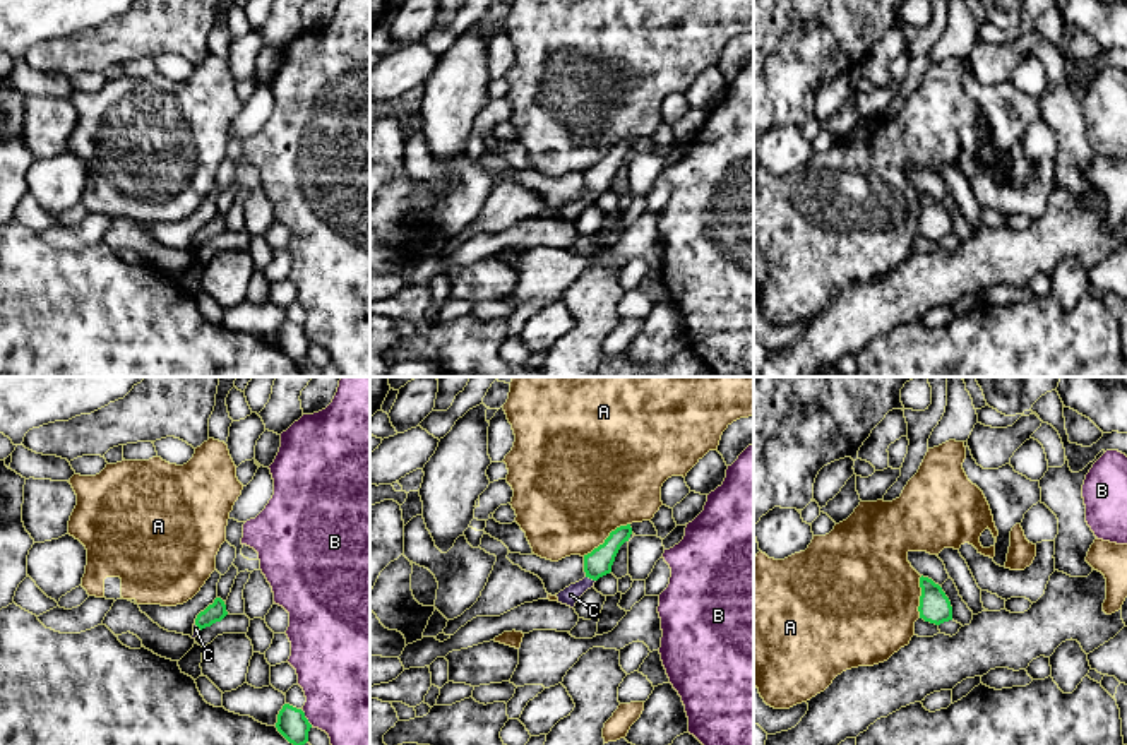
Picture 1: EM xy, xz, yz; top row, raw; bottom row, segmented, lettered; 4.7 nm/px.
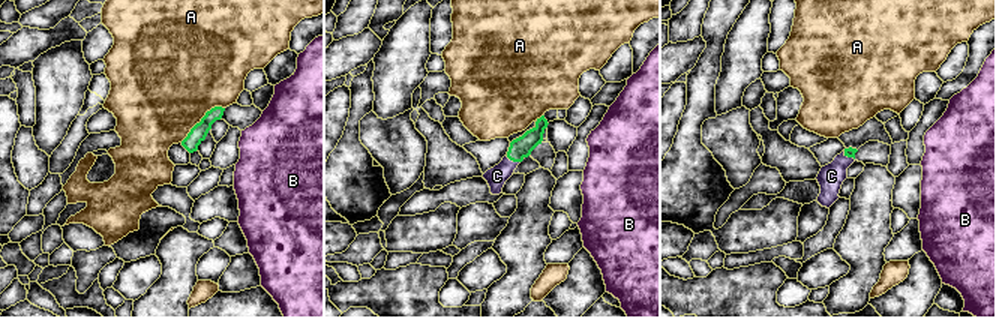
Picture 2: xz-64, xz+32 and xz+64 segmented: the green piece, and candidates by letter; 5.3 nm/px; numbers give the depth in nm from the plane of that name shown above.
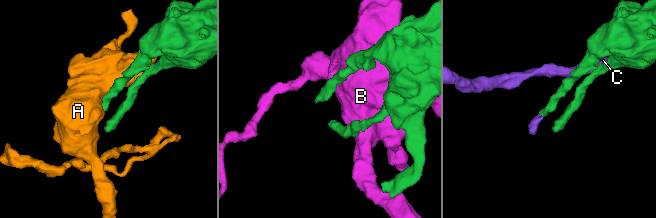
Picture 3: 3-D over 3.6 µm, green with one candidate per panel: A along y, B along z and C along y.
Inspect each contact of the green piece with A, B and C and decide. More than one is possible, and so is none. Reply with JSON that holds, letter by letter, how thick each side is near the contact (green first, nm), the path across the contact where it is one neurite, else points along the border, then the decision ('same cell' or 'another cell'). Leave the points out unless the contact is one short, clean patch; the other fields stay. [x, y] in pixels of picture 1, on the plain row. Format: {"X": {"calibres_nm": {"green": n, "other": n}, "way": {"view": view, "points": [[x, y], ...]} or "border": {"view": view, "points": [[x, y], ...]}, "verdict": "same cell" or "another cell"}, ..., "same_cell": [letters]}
{"A": {"calibres_nm": {"green": 130, "other": 500}, "verdict": "another cell"}, "B": {"calibres_nm": {"green": 140, "other": 440}, "verdict": "another cell"}, "C": {"calibres_nm": {"green": 130, "other": 90}, "verdict": "same cell"}, "same_cell": ["C"]}

